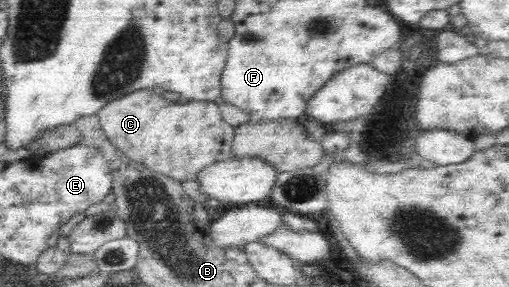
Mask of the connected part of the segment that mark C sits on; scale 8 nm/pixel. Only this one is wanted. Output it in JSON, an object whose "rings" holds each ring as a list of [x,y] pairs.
{"rings":[[[139,89],[109,101],[95,114],[103,134],[124,155],[132,161],[144,164],[148,169],[167,175],[180,183],[194,181],[202,169],[232,157],[231,145],[236,128],[222,119],[220,108],[215,101],[190,100],[188,103],[178,103],[177,101],[170,103],[164,97],[156,95],[153,89]]]}

